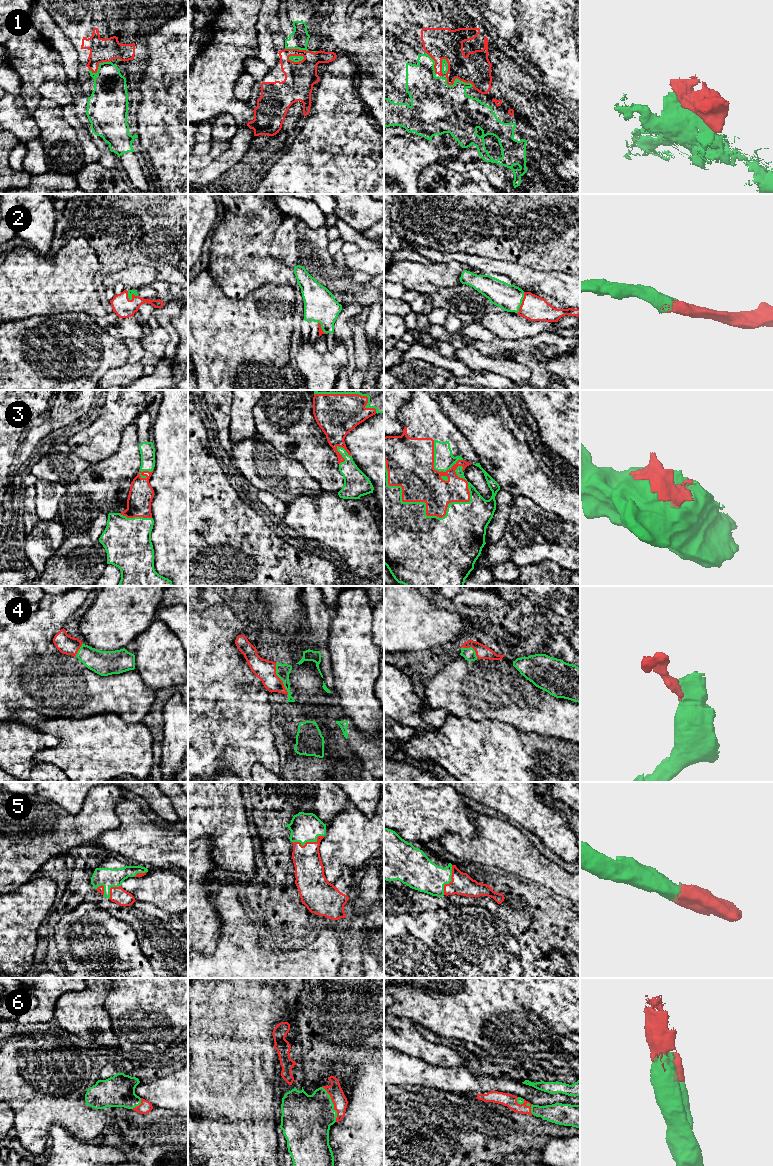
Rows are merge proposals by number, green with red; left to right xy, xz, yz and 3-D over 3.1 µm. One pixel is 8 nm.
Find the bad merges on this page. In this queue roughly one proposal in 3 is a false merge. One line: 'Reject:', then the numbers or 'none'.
Reject: 1

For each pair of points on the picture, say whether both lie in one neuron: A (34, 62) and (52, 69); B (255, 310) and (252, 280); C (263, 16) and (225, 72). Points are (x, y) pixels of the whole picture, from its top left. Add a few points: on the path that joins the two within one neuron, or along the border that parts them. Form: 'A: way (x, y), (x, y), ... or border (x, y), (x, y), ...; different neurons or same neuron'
A: way (38, 62), (40, 60), (48, 66); same neuron
B: border (276, 284), (263, 283), (242, 297), (231, 298); different neurons
C: border (260, 10), (257, 16), (257, 31); different neurons

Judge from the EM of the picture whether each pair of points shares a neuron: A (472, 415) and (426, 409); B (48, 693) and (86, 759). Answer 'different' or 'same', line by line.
A: different
B: different

